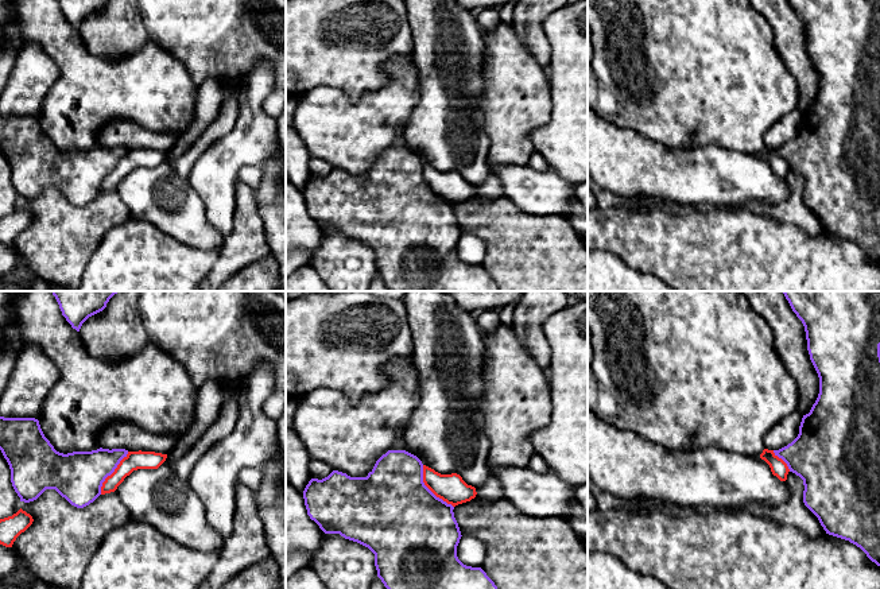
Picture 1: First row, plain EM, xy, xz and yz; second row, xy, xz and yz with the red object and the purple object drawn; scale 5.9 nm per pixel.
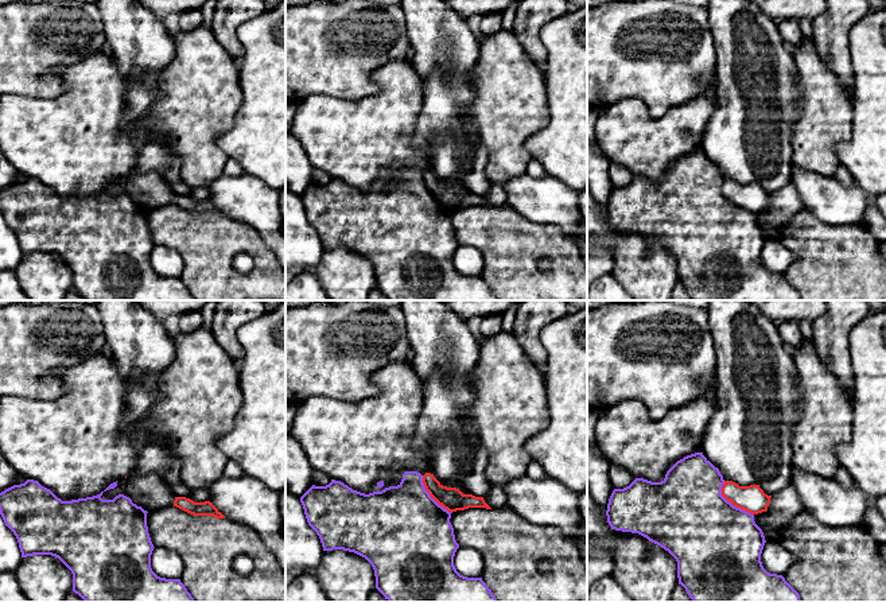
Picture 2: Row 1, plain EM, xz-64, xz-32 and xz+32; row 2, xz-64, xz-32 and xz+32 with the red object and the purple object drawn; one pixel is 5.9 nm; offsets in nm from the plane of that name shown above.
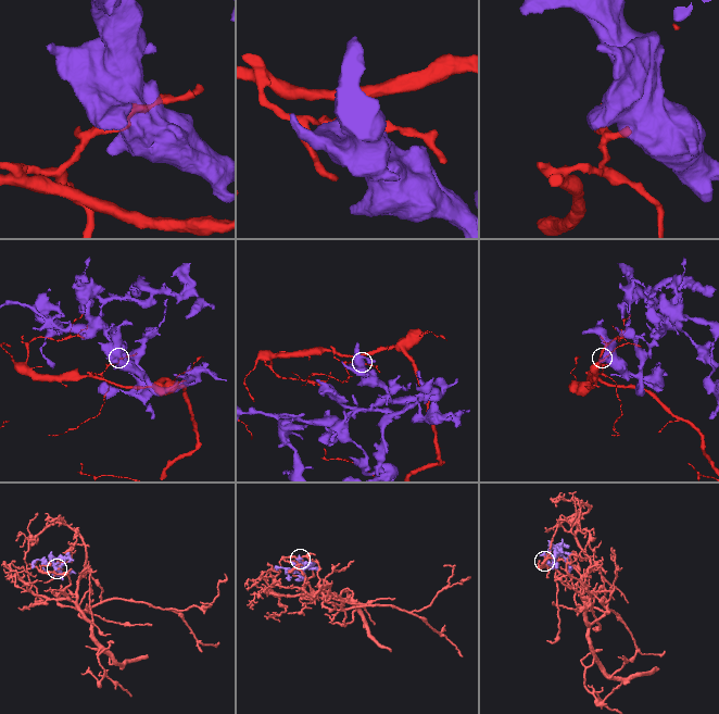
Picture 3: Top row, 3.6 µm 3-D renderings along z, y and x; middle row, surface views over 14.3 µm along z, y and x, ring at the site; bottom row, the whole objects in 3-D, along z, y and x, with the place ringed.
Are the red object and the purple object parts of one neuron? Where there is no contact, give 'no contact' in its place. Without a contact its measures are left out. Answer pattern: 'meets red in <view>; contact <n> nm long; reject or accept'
meets red in xz; contact 320 nm long; accept

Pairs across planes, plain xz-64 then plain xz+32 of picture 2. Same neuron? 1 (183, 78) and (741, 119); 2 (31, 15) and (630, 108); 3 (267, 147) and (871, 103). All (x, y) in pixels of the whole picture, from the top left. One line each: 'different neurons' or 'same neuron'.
1: different neurons
2: different neurons
3: same neuron

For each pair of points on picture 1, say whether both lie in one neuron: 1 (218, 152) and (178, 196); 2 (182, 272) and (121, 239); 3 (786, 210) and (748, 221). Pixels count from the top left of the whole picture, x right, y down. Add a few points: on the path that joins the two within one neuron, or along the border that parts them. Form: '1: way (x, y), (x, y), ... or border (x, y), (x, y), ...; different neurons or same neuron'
1: border (185, 178), (201, 200), (204, 213); different neurons
2: way (167, 272), (155, 272), (136, 254); same neuron
3: border (753, 209), (763, 216), (790, 223), (795, 227); different neurons

